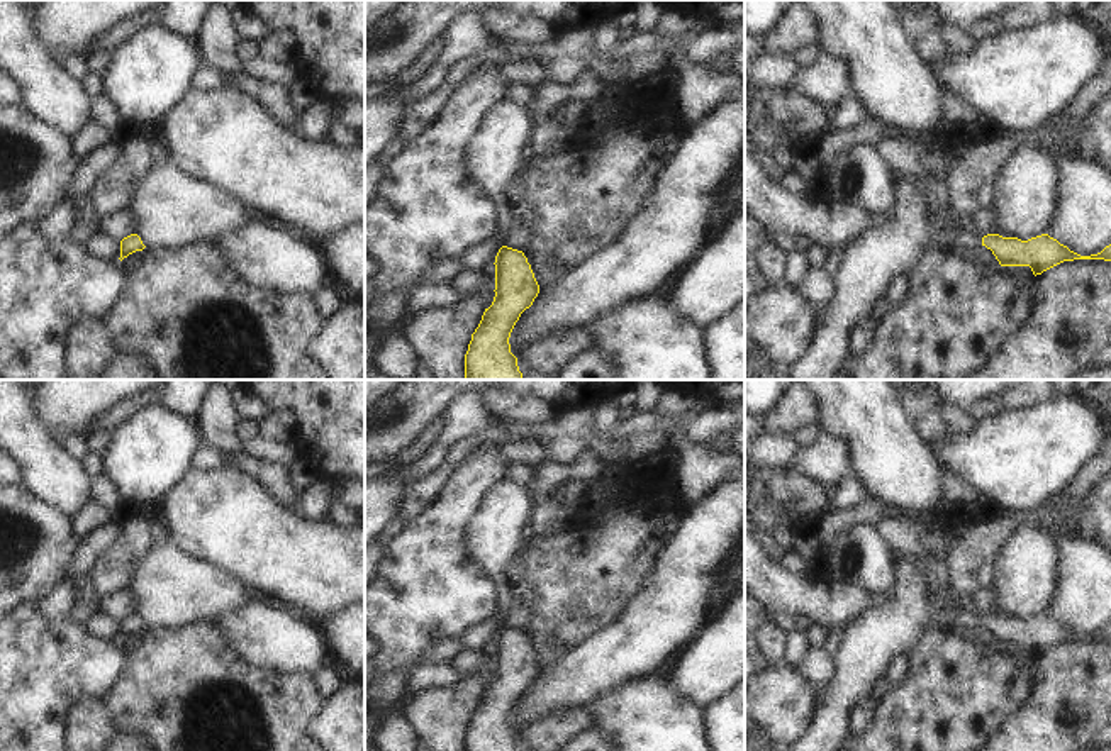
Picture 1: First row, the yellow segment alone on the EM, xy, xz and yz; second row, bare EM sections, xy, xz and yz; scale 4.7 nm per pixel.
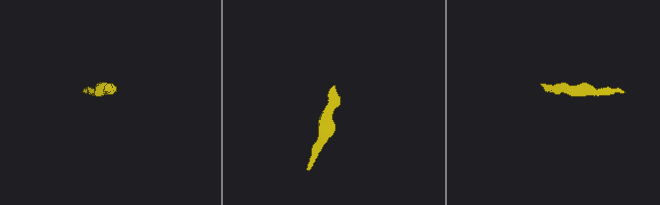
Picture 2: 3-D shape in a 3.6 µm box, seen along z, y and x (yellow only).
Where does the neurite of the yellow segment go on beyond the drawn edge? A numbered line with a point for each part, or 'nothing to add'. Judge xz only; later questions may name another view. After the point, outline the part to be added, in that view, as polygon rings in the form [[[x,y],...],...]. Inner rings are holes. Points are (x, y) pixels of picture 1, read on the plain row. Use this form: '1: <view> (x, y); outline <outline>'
nothing to add

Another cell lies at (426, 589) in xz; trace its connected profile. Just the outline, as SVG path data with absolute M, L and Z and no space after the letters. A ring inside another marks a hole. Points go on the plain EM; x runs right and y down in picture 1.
M487 444L477 446L455 468L439 495L383 546L373 578L365 585L365 632L378 646L370 658L377 676L399 666L410 671L431 646L460 639L499 610L502 597L470 558L463 531L489 490L505 478L507 466Z

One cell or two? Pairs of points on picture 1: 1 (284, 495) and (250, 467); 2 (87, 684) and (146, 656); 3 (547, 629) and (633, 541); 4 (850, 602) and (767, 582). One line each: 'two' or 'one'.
1: one
2: two
3: one
4: one

